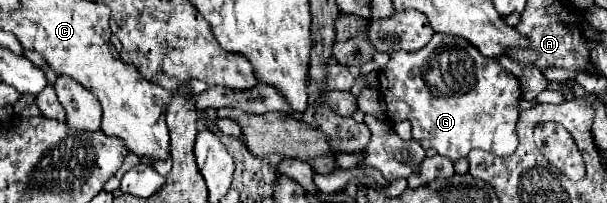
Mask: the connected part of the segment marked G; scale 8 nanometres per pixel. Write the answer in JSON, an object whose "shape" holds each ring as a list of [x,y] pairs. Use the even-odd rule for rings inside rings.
{"shape":[[[435,33],[429,45],[421,51],[407,53],[397,51],[391,55],[387,67],[379,75],[381,81],[381,97],[387,105],[387,117],[391,123],[409,121],[413,125],[413,139],[421,143],[423,149],[433,147],[439,155],[457,161],[467,157],[471,149],[483,149],[497,157],[507,157],[517,149],[517,133],[515,123],[519,115],[519,99],[521,87],[517,93],[517,79],[511,71],[497,65],[493,59],[485,59],[467,39]]]}

